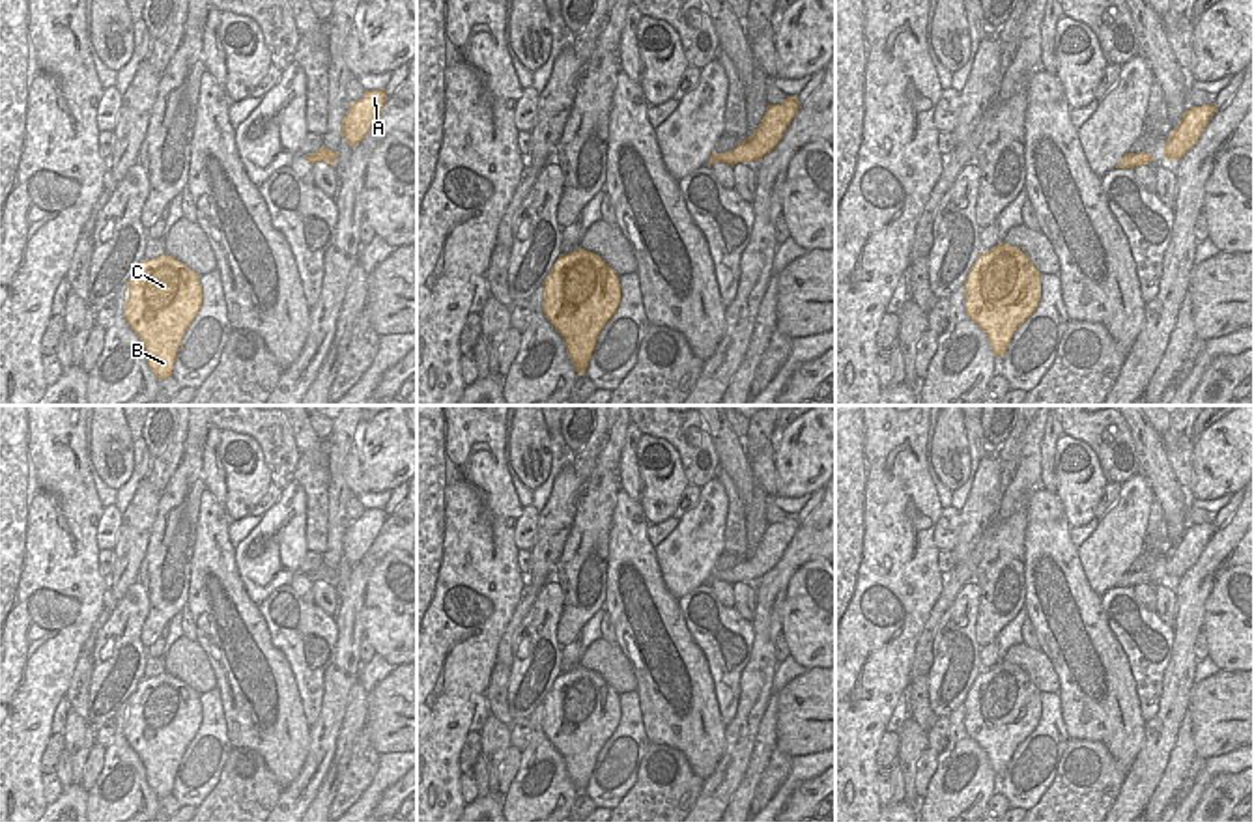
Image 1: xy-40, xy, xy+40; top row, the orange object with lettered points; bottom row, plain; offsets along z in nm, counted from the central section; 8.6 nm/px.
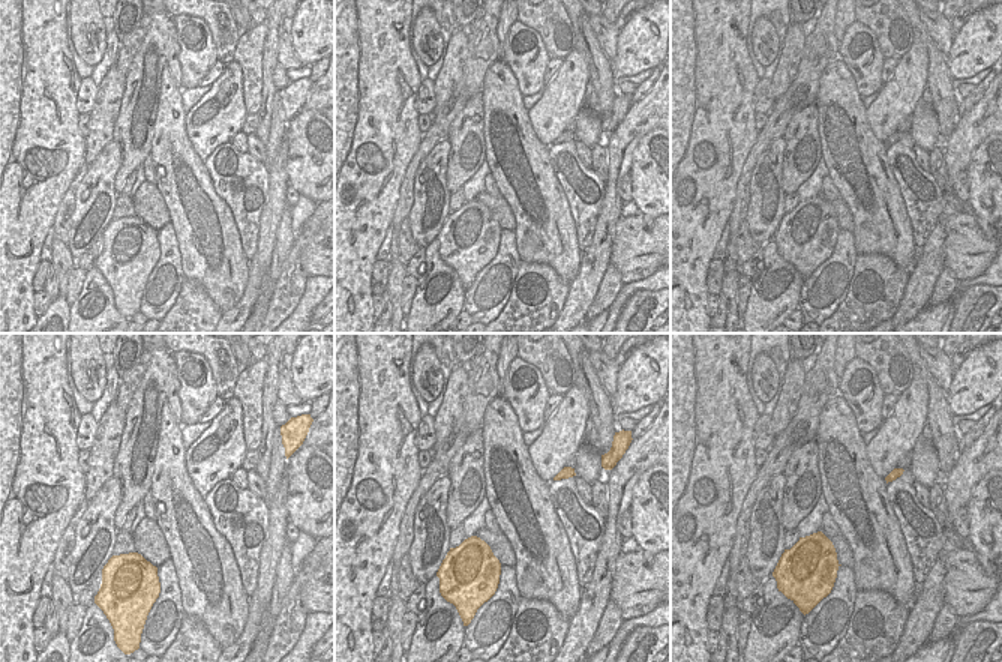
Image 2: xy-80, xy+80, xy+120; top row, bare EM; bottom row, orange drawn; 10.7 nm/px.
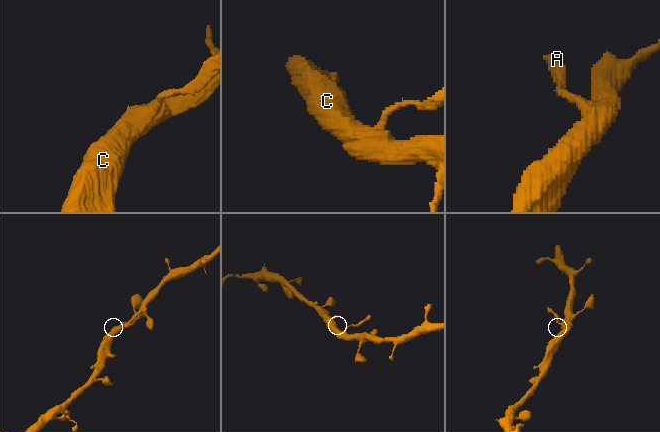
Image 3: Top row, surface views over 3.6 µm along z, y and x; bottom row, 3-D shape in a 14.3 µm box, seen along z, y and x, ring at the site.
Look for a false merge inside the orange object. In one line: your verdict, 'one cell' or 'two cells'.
two cells

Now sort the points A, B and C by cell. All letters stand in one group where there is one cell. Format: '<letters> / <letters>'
A / B C

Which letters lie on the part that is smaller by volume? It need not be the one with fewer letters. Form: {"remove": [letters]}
{"remove": ["A"]}

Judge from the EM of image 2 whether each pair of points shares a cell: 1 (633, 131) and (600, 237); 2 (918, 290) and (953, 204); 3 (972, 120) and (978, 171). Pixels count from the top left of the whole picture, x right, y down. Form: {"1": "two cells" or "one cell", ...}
{"1": "one cell", "2": "one cell", "3": "two cells"}

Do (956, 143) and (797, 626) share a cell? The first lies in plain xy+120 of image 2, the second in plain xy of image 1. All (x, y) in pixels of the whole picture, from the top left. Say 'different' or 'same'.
different

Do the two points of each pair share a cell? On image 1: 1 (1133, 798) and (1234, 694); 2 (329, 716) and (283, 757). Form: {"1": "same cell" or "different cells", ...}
{"1": "different cells", "2": "different cells"}

